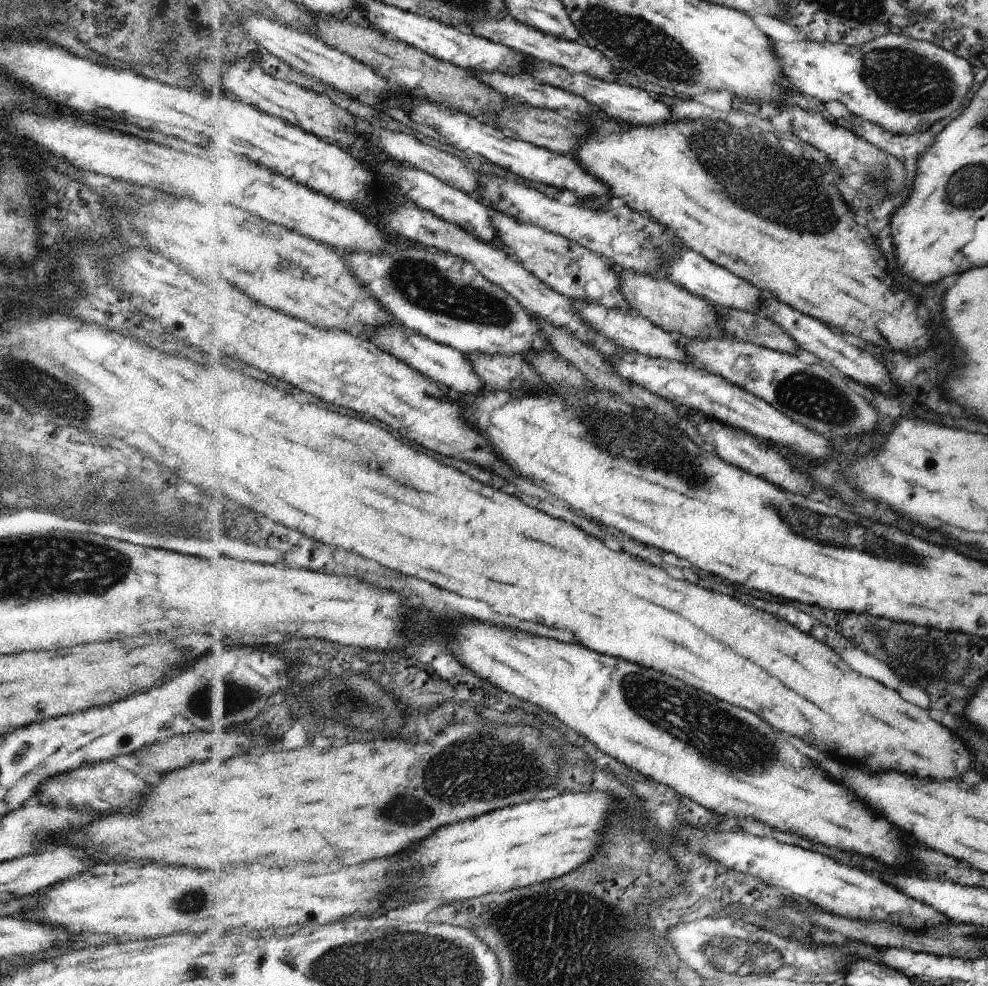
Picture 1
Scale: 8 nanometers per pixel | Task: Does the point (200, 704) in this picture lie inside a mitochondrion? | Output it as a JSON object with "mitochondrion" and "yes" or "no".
{"mitochondrion":"yes"}

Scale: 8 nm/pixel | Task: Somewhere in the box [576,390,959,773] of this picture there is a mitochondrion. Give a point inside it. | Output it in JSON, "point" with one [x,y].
{"point":[842,533]}

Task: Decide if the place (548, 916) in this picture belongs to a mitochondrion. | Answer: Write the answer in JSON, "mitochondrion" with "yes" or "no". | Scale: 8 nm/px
{"mitochondrion":"yes"}

